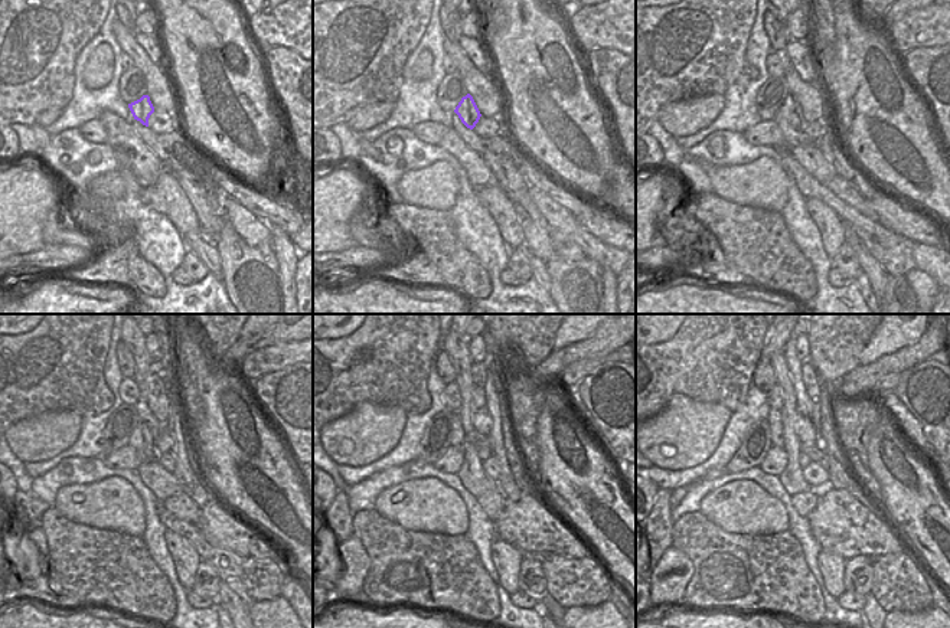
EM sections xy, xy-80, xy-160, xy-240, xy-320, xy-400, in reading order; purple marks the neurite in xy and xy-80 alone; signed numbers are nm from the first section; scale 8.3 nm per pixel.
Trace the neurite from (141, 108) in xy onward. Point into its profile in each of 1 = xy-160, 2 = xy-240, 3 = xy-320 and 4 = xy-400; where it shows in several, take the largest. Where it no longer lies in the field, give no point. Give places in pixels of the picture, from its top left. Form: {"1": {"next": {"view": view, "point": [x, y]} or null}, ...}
{"1": {"next": {"view": "xy-160", "point": [792, 104]}}, "2": {"next": {"view": "xy-240", "point": [150, 434]}}, "3": {"next": {"view": "xy-320", "point": [477, 440]}}, "4": {"next": {"view": "xy-400", "point": [816, 455]}}}

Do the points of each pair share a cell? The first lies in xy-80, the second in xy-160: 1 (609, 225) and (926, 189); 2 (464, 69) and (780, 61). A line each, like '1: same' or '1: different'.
1: different
2: different

